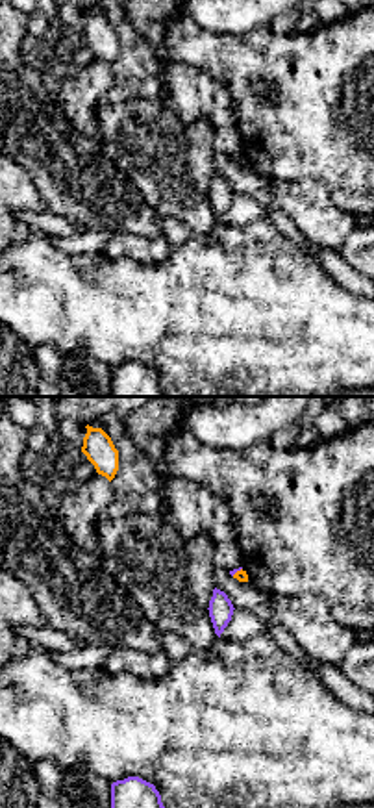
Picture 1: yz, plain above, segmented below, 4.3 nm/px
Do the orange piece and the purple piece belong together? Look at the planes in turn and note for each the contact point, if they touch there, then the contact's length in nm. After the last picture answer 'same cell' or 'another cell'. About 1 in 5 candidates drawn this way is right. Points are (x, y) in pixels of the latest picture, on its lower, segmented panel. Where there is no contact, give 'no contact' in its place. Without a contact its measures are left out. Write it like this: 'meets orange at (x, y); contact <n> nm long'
meets orange at (237, 571); contact 60 nm long

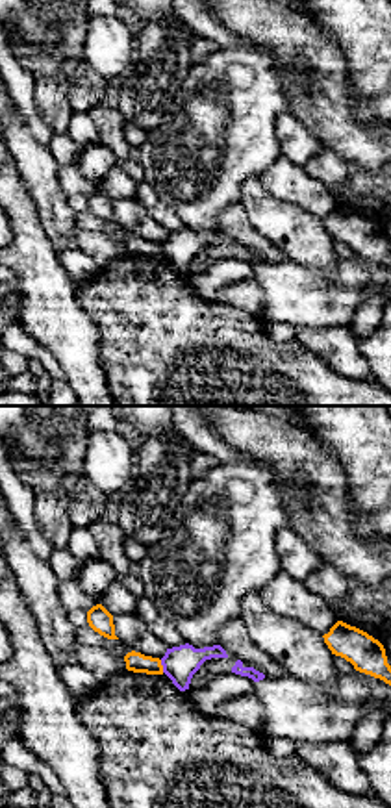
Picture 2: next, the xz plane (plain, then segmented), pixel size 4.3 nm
meets orange at (162, 666); contact 60 nm long

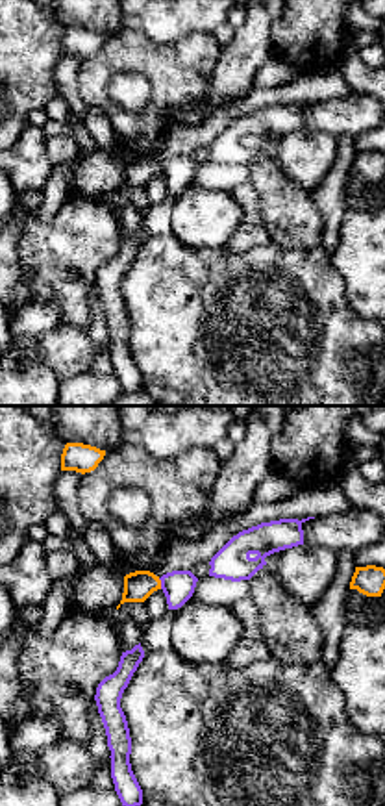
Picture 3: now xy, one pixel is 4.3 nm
meets orange at (160, 584); contact 50 nm long

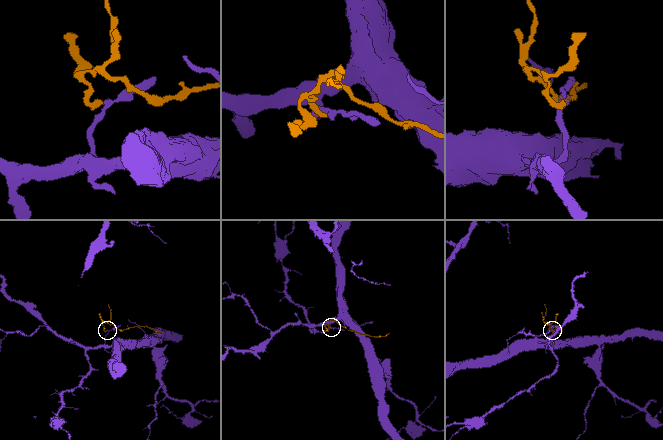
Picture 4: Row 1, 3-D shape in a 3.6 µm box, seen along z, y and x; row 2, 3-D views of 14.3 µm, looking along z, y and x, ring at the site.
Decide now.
another cell

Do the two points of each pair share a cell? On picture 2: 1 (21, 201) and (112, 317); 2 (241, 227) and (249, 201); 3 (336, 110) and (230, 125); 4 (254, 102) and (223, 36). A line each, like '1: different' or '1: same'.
1: different
2: different
3: different
4: different

